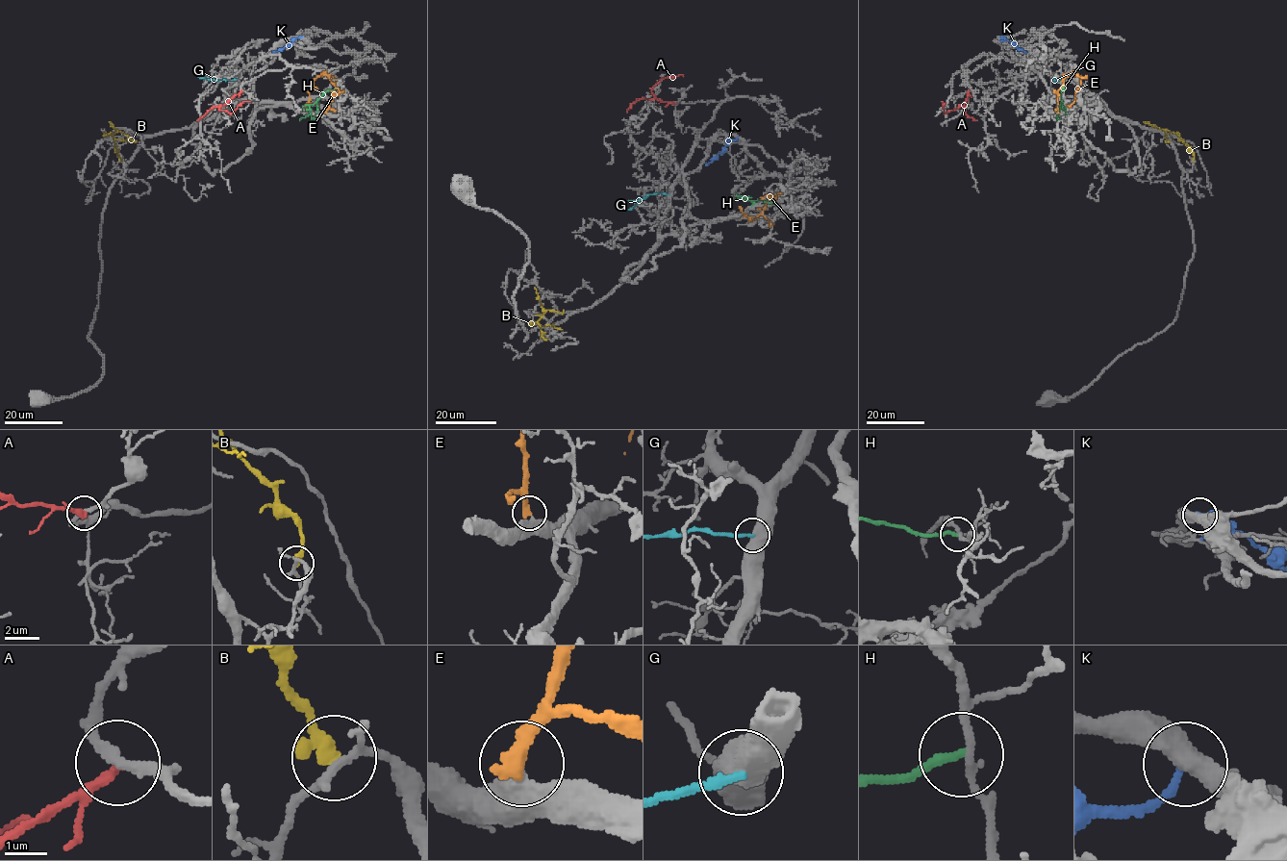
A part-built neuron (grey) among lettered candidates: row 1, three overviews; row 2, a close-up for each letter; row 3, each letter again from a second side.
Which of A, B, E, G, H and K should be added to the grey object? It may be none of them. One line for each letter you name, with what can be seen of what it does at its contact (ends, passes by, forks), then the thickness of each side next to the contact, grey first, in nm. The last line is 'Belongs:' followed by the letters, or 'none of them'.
Belongs: none of them

